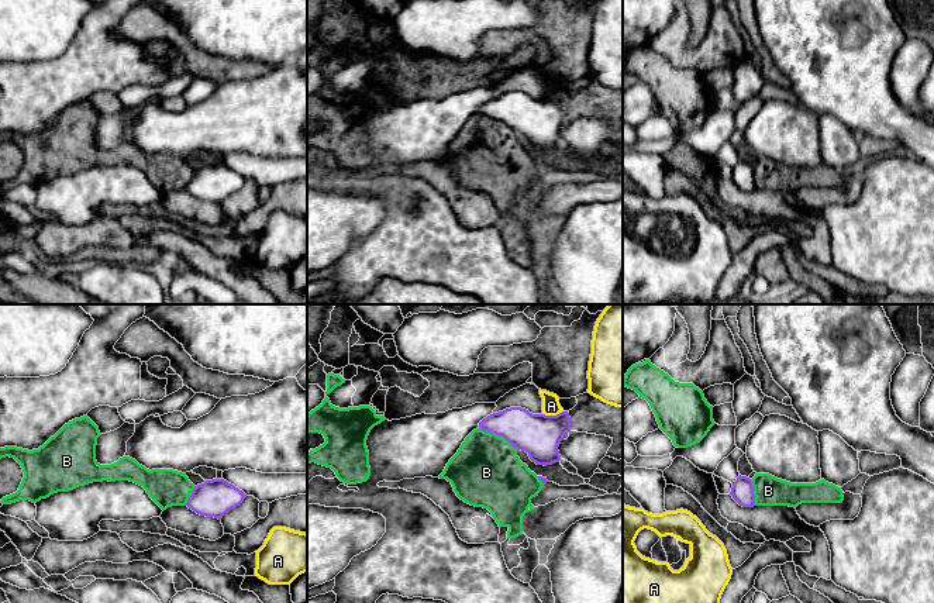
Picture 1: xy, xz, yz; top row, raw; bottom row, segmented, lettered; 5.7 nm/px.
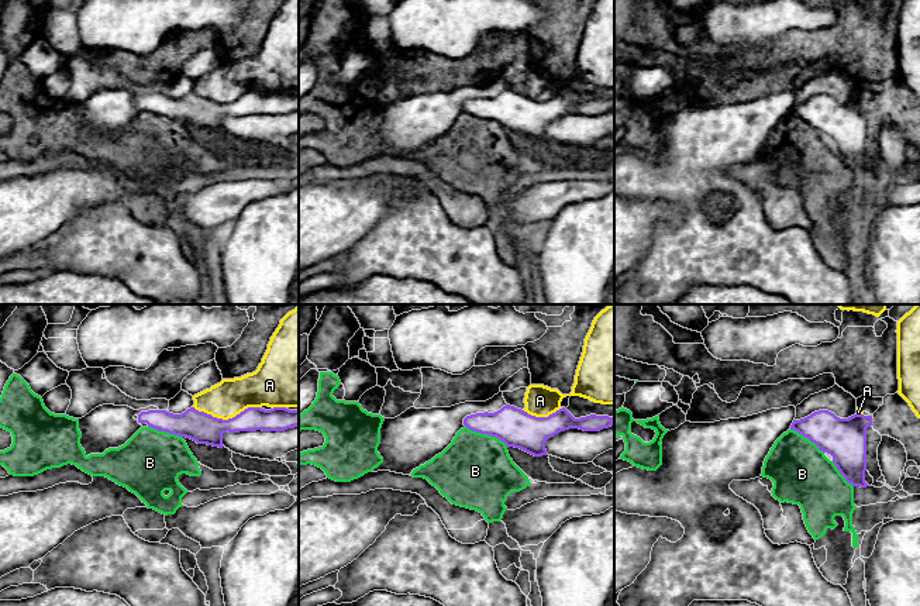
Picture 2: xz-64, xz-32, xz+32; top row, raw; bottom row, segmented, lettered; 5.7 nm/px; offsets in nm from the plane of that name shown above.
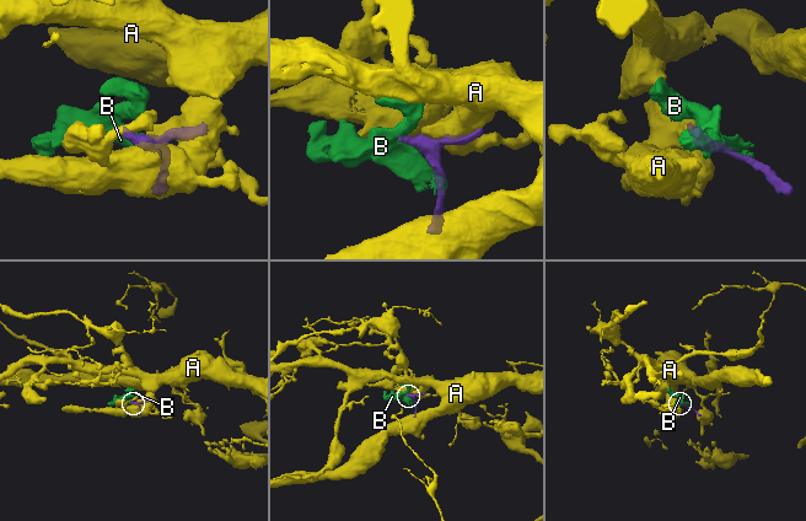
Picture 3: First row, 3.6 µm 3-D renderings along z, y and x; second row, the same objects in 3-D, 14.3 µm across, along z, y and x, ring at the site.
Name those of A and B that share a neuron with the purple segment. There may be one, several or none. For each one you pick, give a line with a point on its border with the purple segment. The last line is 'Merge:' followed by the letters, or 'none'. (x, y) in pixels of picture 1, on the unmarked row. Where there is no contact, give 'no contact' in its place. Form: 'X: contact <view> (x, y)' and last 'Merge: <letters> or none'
Merge: none

